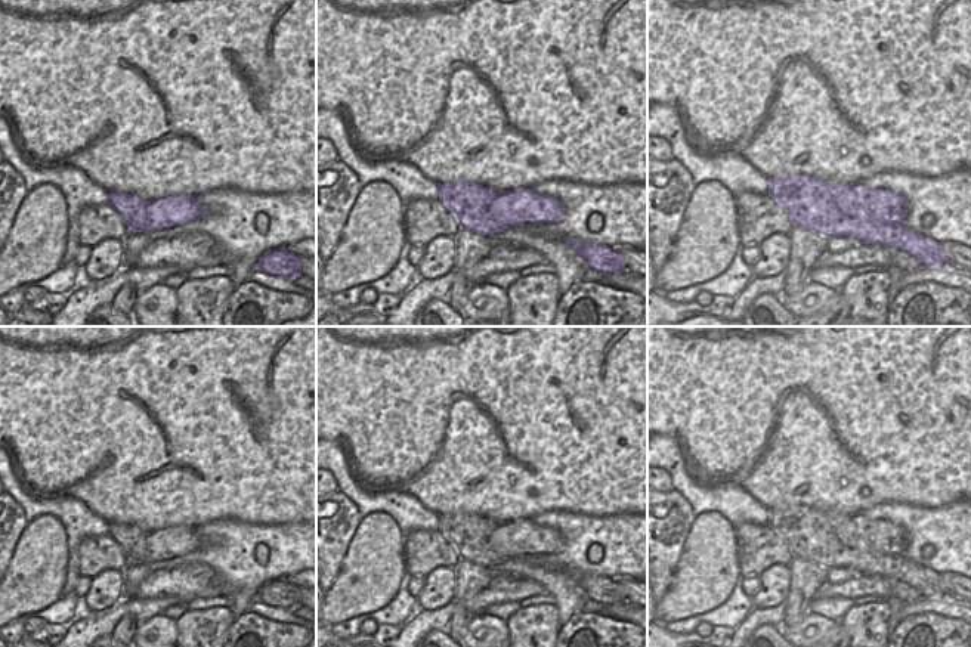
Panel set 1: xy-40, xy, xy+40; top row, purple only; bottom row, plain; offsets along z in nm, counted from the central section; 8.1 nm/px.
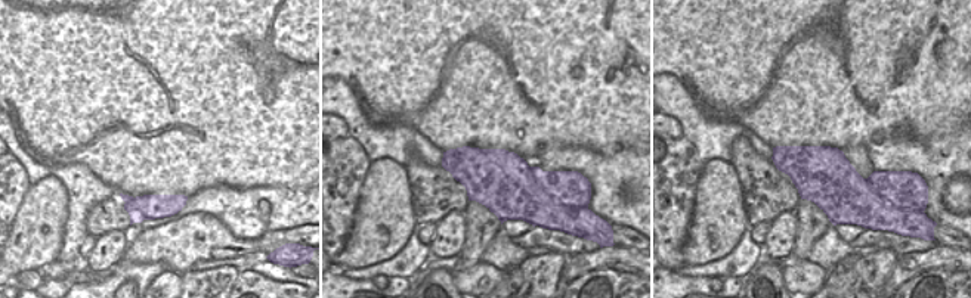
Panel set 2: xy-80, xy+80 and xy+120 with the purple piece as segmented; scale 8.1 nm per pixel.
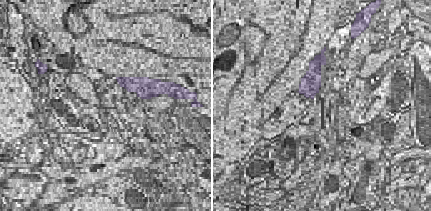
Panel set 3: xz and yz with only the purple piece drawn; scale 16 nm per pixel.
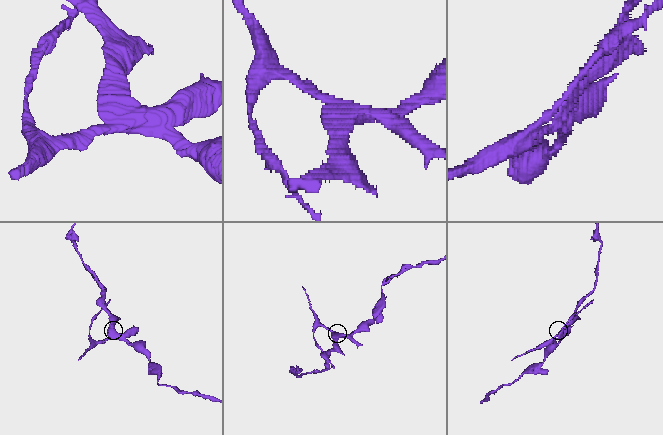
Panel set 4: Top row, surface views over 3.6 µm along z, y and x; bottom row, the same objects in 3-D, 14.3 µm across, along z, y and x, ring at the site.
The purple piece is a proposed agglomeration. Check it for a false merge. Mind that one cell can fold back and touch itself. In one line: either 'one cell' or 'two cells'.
two cells

